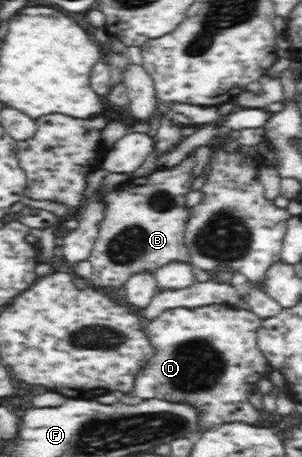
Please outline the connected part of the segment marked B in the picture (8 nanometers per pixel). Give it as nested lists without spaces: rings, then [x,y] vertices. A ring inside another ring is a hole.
[[[188,157],[188,159],[184,159],[182,163],[178,163],[172,167],[162,167],[156,169],[151,174],[147,176],[142,176],[136,179],[132,179],[132,181],[127,181],[117,190],[113,190],[108,192],[104,197],[104,219],[98,223],[98,237],[96,238],[95,244],[93,245],[94,249],[92,249],[92,253],[90,253],[90,263],[92,263],[92,267],[94,267],[94,271],[92,271],[92,283],[94,285],[98,285],[98,287],[122,287],[132,275],[137,273],[148,272],[150,274],[154,274],[157,269],[160,269],[161,266],[168,265],[170,261],[176,262],[188,262],[191,264],[191,260],[189,257],[188,248],[185,247],[184,238],[185,238],[185,227],[190,215],[190,207],[186,205],[186,194],[192,191],[192,182],[198,177],[198,175],[193,174],[192,169],[196,165],[196,159],[194,157]]]

